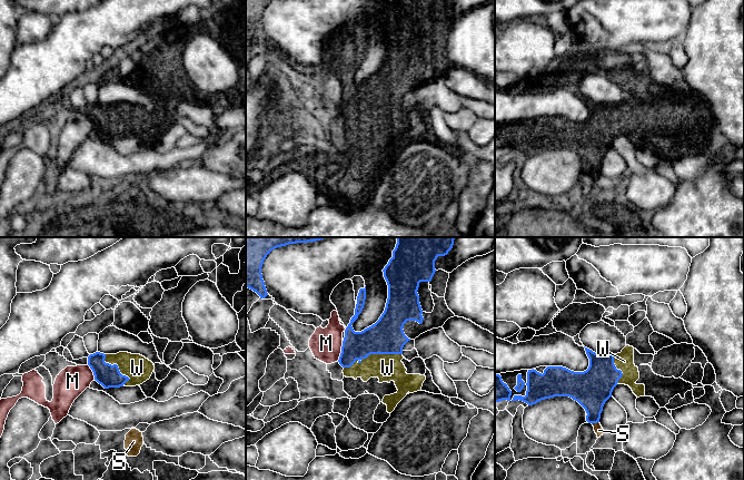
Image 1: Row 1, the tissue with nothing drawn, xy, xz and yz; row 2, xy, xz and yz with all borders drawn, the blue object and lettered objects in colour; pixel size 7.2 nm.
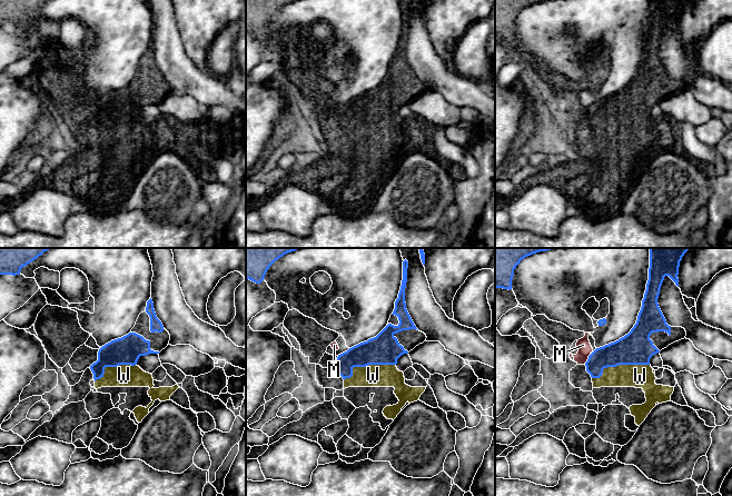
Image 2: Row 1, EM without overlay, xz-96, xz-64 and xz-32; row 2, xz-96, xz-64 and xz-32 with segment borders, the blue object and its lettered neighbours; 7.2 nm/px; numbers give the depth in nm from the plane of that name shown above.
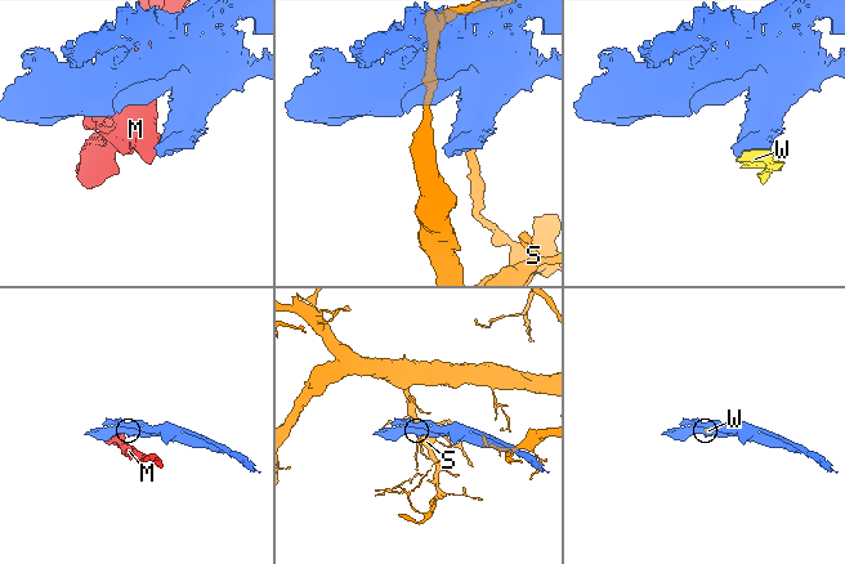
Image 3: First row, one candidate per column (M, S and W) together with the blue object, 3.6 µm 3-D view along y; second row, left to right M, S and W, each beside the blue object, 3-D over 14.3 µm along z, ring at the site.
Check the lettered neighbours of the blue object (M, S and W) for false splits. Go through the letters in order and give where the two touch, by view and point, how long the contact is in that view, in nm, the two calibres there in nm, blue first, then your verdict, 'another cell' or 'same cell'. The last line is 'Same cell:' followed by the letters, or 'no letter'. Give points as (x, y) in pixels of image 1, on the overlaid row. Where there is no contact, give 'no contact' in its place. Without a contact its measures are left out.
M: contact xz (341, 351); length 160 nm; calibres 200 and 220 nm; another cell
S: contact yz (595, 422); length 60 nm; calibres 280 and 70 nm; another cell
W: contact xz (373, 353); length 440 nm; calibres 260 and 200 nm; same cell
Same cell: W

